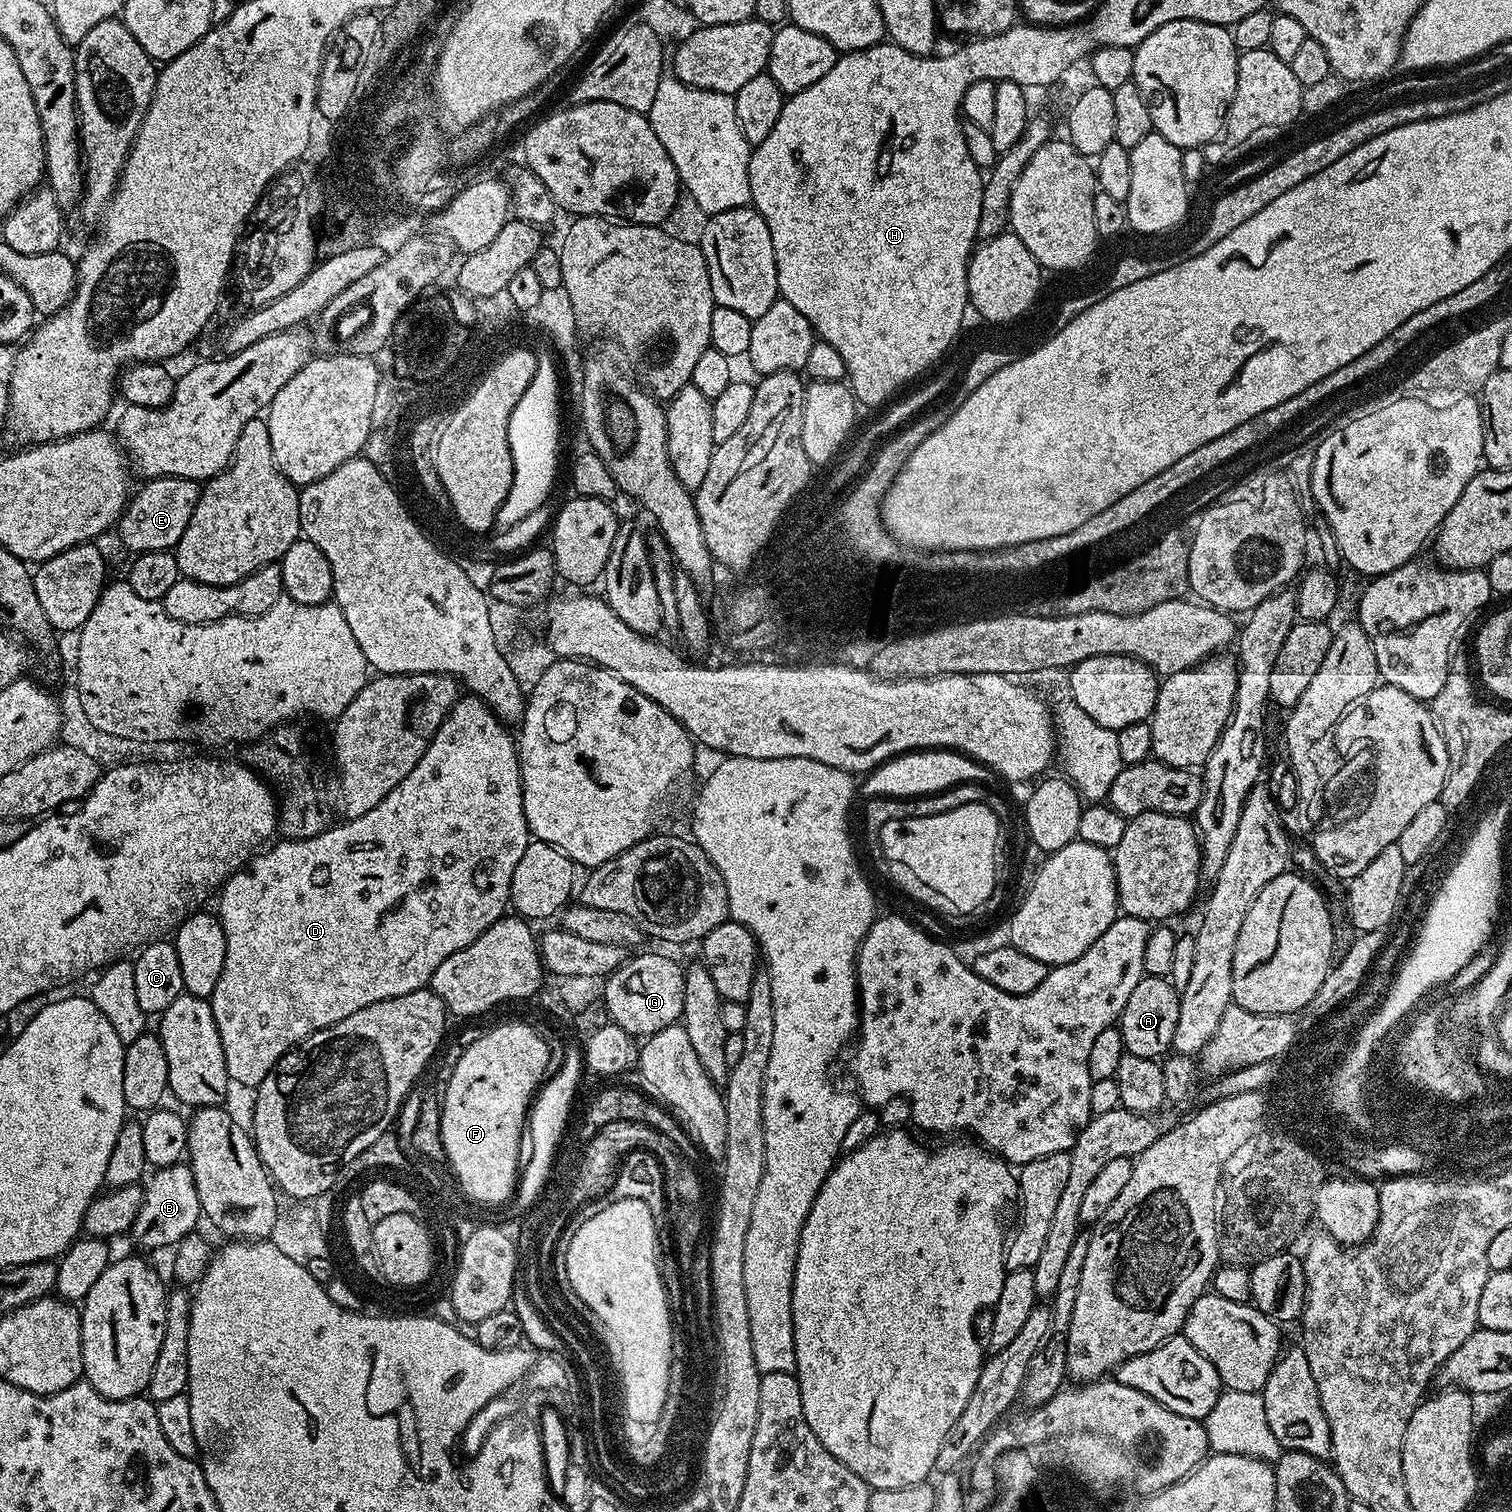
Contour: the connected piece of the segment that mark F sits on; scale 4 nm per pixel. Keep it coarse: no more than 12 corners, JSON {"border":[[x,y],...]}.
{"border":[[489,1027],[443,1085],[451,1175],[513,1199],[514,1130],[549,1041]]}

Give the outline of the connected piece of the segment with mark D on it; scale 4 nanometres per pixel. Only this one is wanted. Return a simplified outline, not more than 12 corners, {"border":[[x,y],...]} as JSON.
{"border":[[461,695],[374,806],[218,892],[255,1089],[505,915],[518,744]]}

